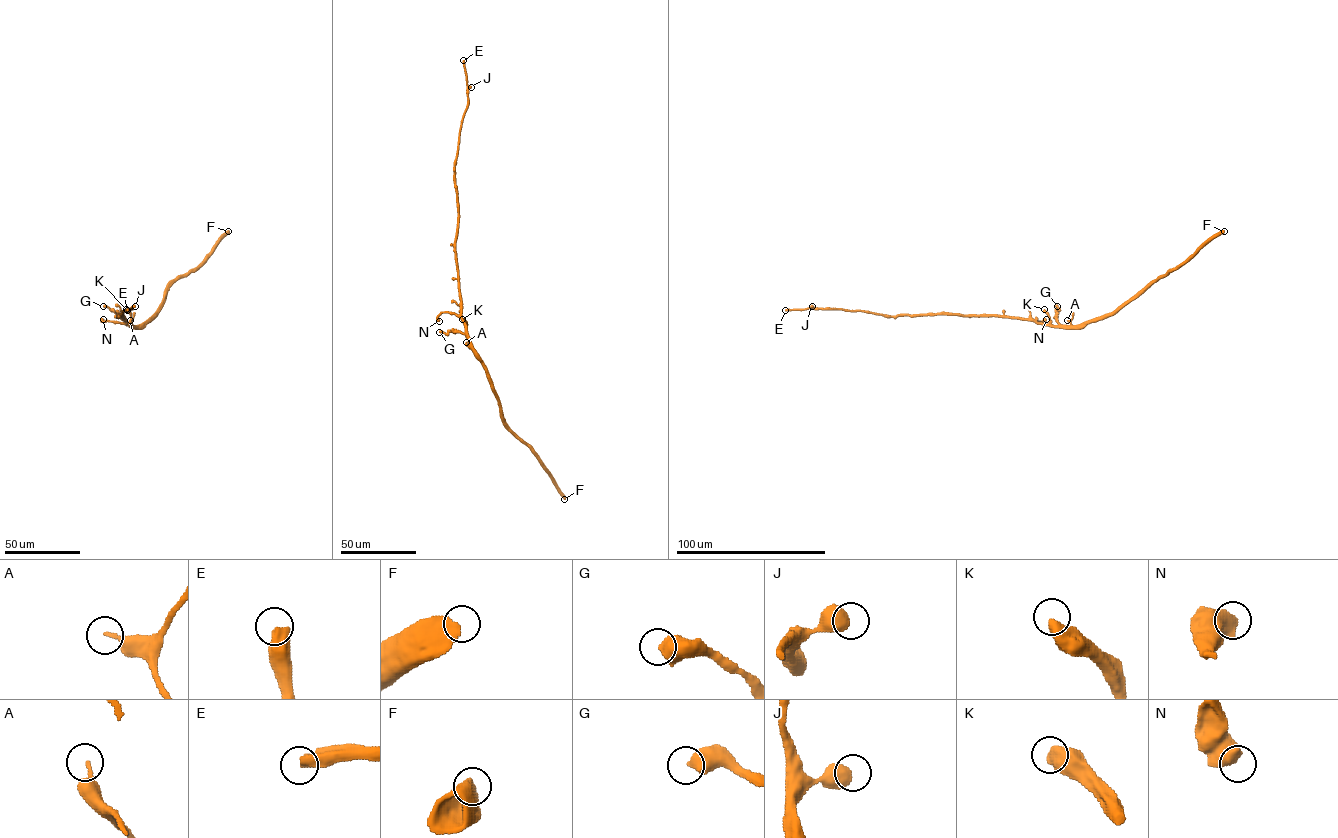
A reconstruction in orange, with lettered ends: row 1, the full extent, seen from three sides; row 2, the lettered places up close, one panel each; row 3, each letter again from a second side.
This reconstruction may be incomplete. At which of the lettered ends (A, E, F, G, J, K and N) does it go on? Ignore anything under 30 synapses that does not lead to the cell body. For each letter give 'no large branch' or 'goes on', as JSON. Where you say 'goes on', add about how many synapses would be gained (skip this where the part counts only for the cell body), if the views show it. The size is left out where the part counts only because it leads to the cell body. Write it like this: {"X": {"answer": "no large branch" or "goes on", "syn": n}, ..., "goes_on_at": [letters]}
{"A": {"answer": "no large branch"}, "E": {"answer": "goes on", "syn": 80}, "F": {"answer": "no large branch"}, "G": {"answer": "no large branch"}, "J": {"answer": "no large branch"}, "K": {"answer": "no large branch"}, "N": {"answer": "no large branch"}, "goes_on_at": ["E"]}

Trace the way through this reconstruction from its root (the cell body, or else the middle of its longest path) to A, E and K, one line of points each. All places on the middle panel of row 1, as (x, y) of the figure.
A: (477, 356), (466, 342)
E: (477, 356), (469, 342), (461, 317), (455, 249), (458, 202), (454, 161), (468, 100), (463, 60)
K: (477, 356), (462, 319)

